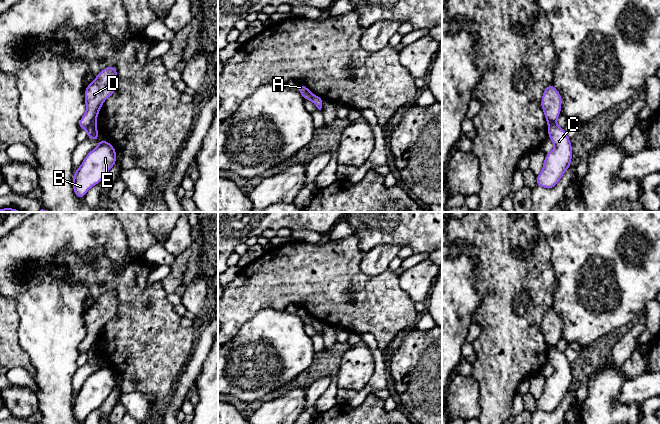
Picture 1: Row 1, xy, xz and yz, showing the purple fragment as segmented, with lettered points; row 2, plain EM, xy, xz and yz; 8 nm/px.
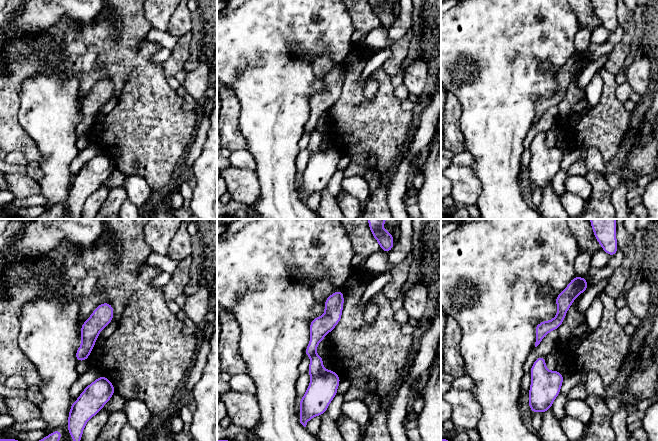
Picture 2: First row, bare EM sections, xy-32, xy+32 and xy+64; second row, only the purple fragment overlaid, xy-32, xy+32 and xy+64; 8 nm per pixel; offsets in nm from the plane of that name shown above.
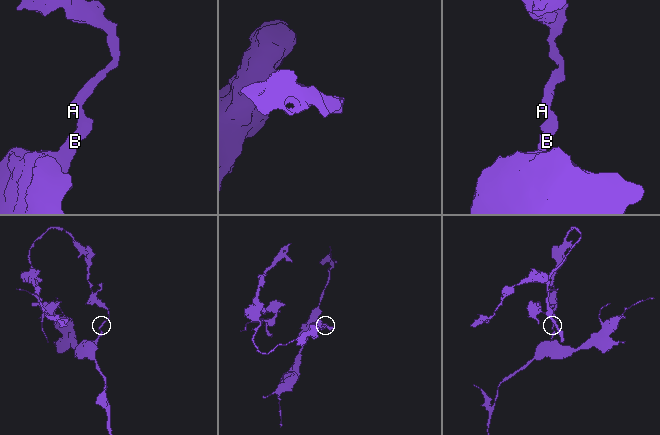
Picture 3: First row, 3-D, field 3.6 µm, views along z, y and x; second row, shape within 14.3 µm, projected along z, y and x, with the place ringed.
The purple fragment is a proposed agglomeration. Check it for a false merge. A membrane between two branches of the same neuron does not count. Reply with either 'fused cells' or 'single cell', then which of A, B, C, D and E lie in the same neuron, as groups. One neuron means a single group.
fused cells; groups A D / B C E

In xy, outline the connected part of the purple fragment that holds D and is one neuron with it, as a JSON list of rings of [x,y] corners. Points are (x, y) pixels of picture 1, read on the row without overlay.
[[[111,289],[99,296],[84,316],[86,336],[79,344],[79,353],[87,353],[95,347],[104,325],[117,313],[118,299]]]

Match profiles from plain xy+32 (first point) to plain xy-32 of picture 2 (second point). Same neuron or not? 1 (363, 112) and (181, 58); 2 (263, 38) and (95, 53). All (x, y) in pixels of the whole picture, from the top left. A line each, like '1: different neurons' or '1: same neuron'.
1: different neurons
2: different neurons

